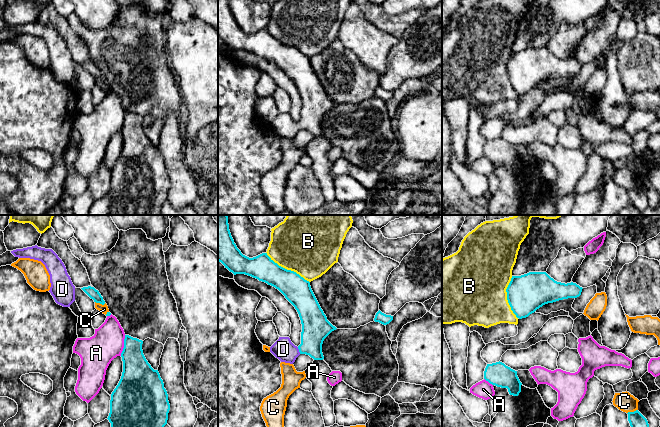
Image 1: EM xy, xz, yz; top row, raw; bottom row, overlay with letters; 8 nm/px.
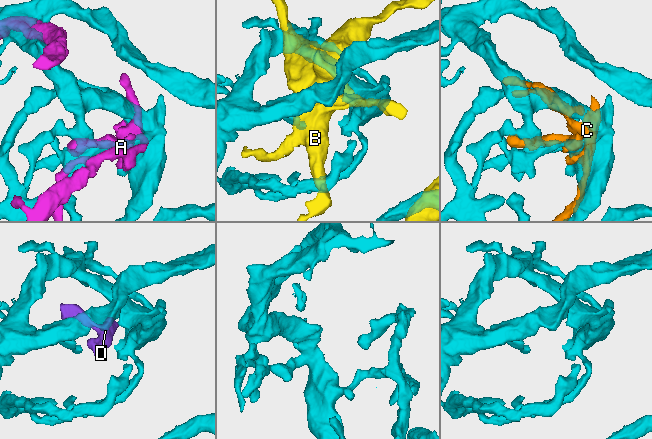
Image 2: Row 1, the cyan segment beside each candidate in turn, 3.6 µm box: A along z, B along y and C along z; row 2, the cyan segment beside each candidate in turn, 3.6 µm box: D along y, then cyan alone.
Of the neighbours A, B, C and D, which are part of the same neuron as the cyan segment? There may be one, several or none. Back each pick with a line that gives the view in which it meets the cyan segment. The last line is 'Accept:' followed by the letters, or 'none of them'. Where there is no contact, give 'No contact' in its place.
D: Touches cyan in xz
Accept: D

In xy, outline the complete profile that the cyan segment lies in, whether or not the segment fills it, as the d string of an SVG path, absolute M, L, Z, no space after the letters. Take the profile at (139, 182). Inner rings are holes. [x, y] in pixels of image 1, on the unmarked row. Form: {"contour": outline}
{"contour": "M125 111L121 129L123 148L111 170L107 194L111 199L111 215L161 215L161 208L167 200L170 186L168 170L158 146L154 146L146 136L142 120L142 116Z"}

